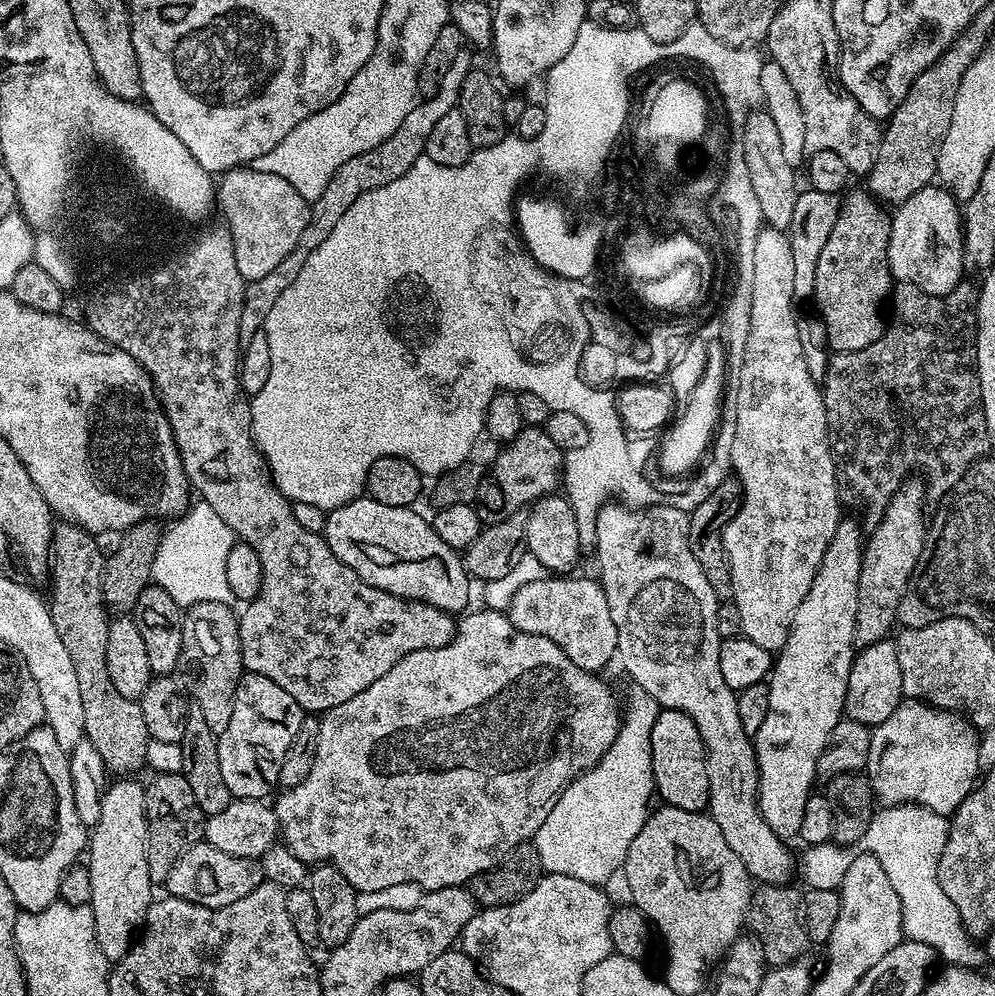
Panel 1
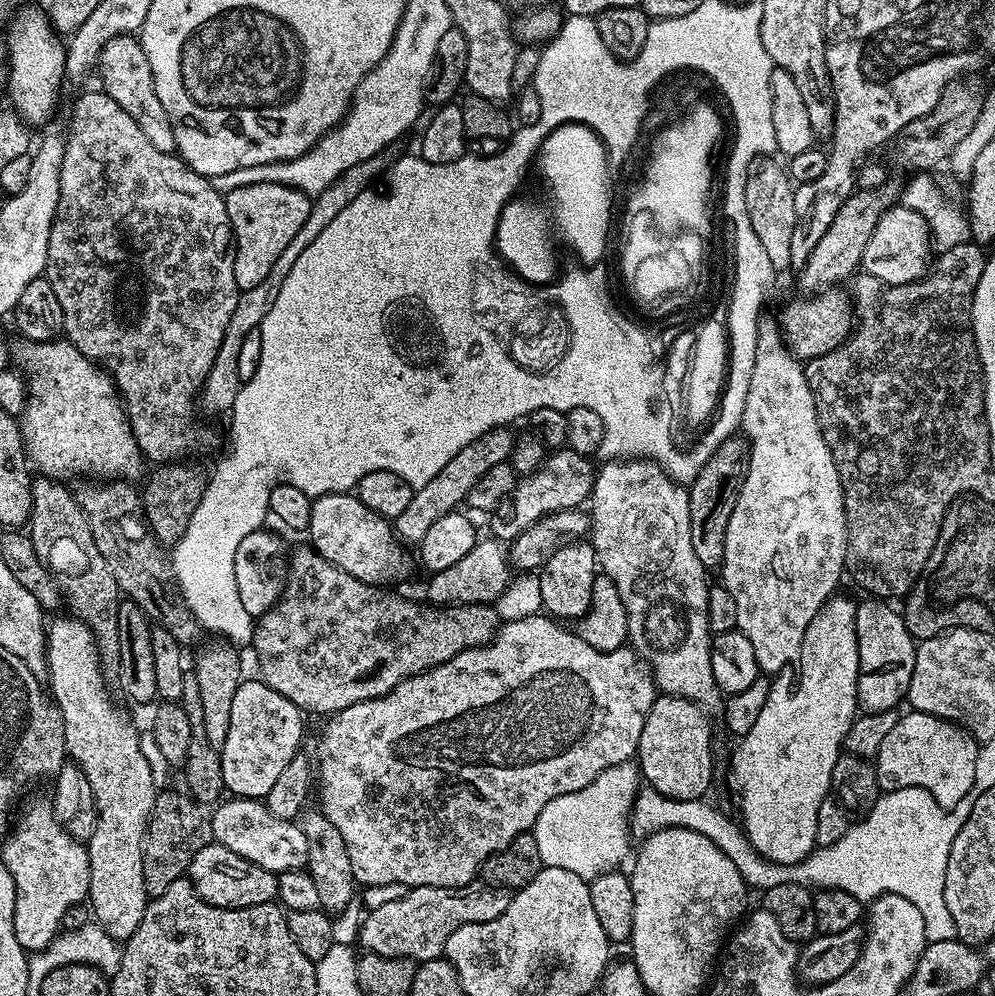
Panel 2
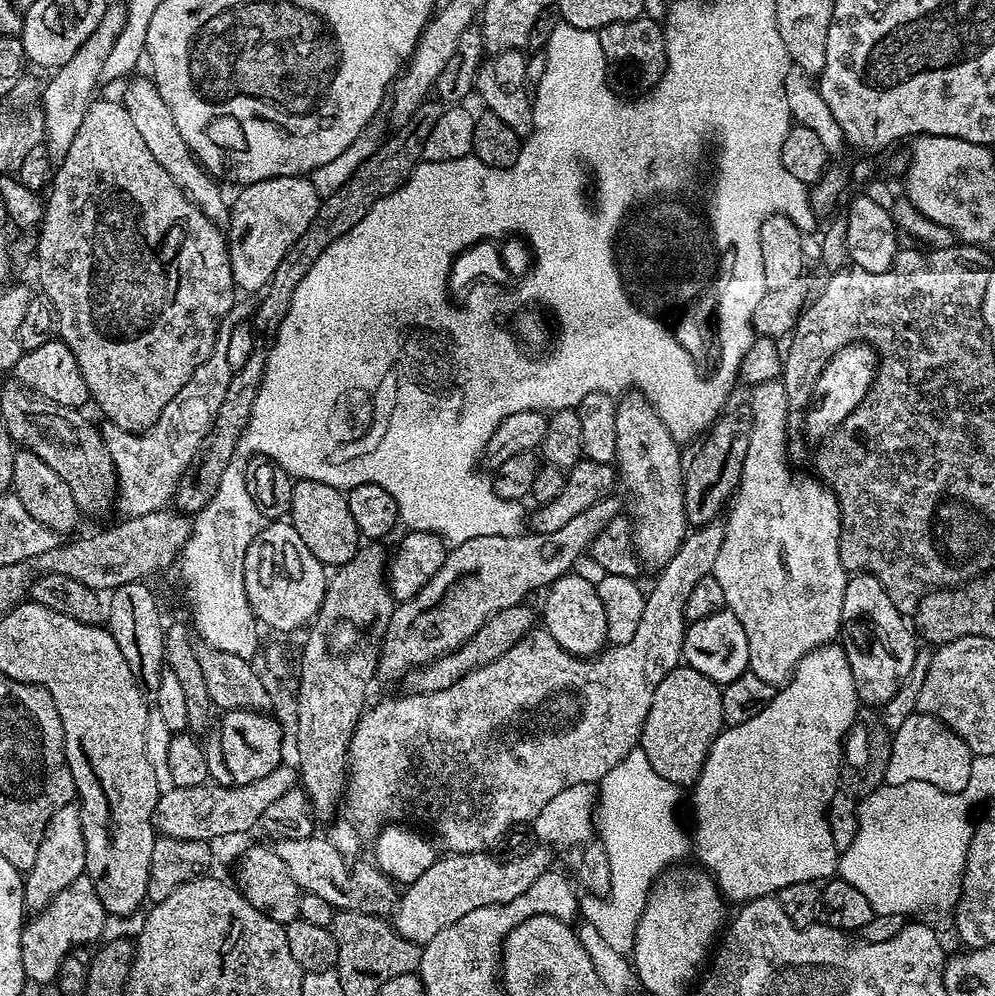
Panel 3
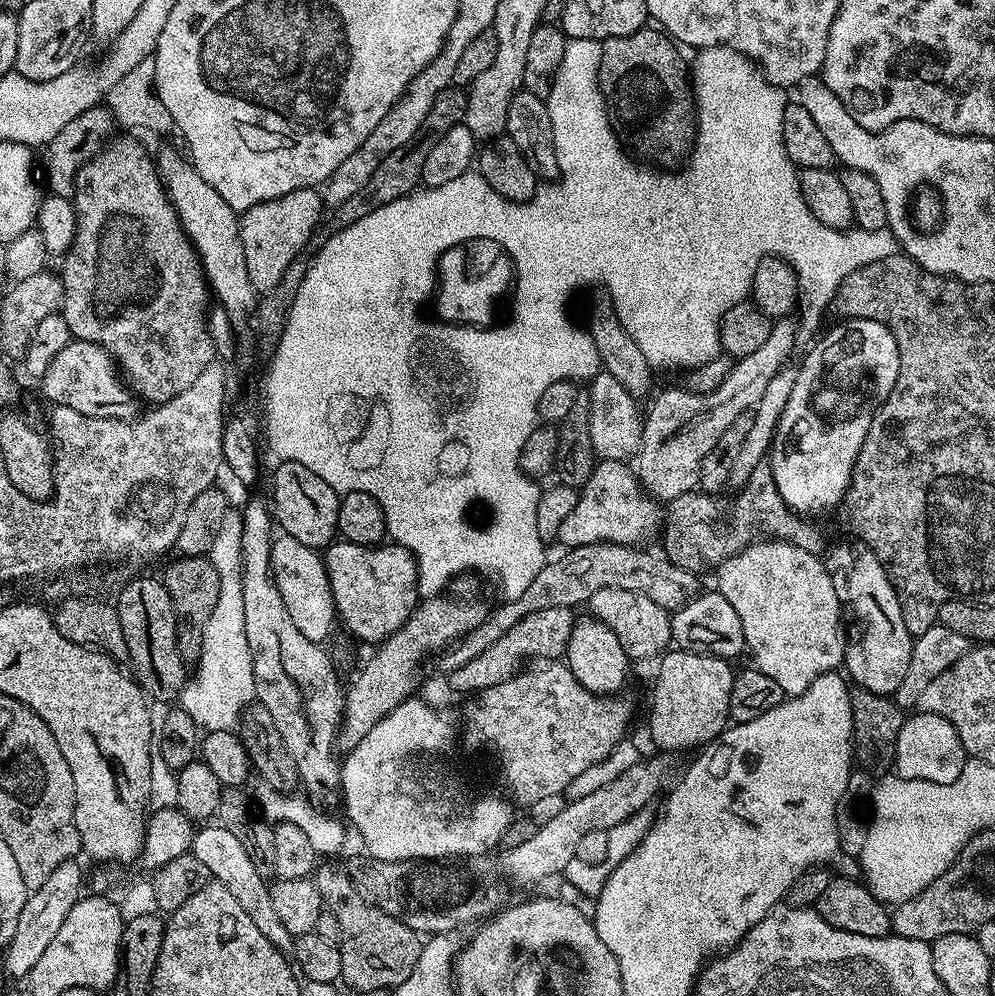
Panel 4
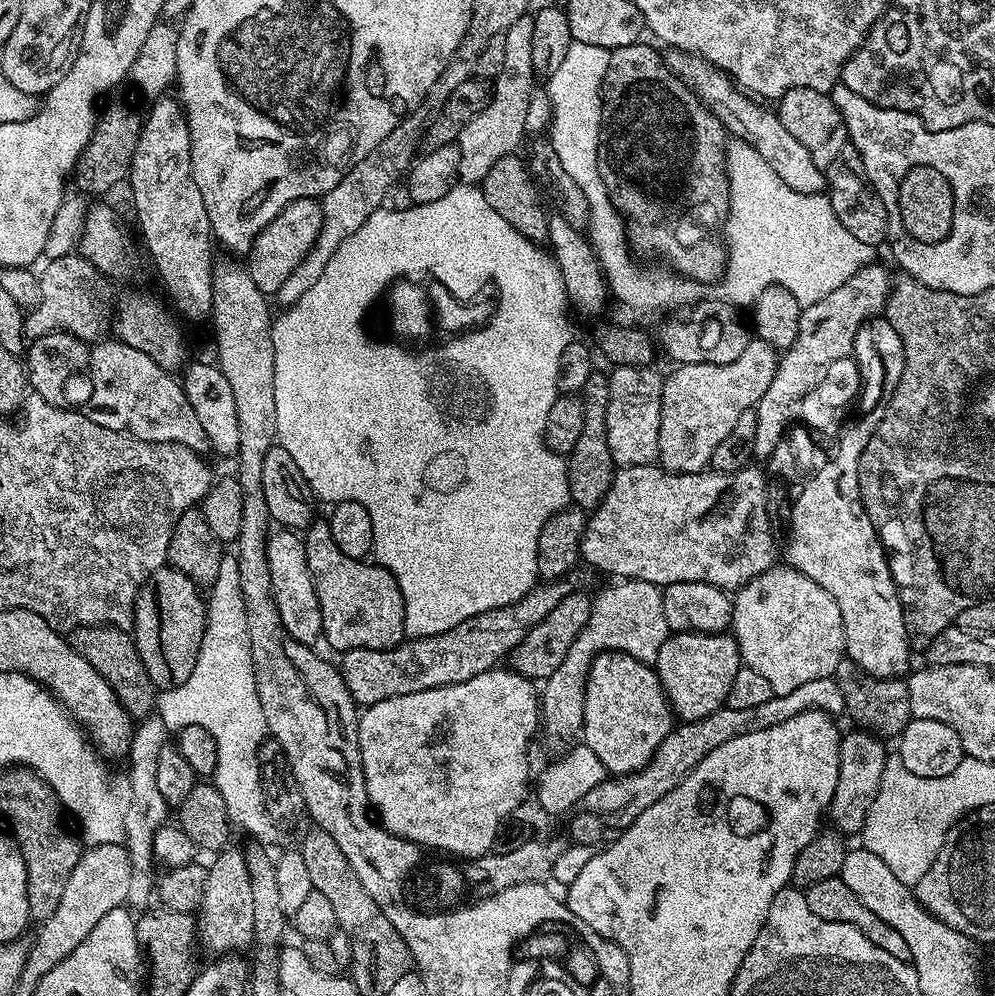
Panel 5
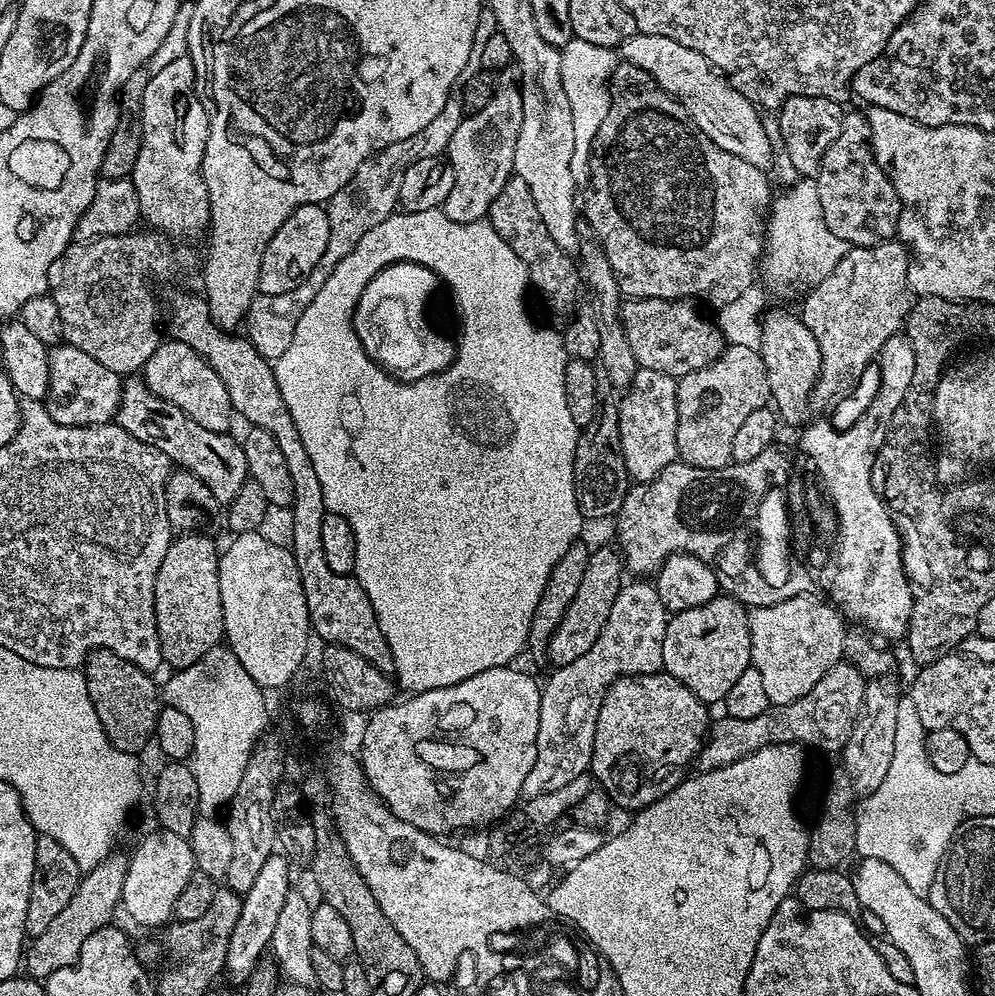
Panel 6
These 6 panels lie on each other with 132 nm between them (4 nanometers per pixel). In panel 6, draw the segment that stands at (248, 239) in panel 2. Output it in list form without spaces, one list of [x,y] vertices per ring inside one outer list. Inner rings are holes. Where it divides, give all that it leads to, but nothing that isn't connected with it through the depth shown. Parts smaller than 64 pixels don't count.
[[[318,204],[298,206],[282,226],[278,226],[278,234],[270,238],[266,250],[262,254],[262,270],[258,274],[259,295],[286,294],[286,290],[294,290],[298,282],[302,282],[318,266],[318,258],[326,250],[326,242],[330,242],[330,218],[327,207]]]

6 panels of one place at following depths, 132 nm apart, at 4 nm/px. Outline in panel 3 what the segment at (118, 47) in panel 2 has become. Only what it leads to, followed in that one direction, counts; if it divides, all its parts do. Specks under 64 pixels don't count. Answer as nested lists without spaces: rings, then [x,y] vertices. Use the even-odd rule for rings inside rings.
[[[147,75],[139,76],[128,82],[133,84],[123,85],[125,88],[122,103],[126,114],[130,114],[140,137],[145,140],[147,148],[150,149],[150,154],[154,154],[155,160],[162,165],[162,170],[166,170],[166,174],[174,178],[174,182],[188,195],[188,199],[198,206],[198,210],[202,210],[202,214],[206,214],[206,218],[210,218],[216,224],[227,225],[230,204],[227,199],[224,201],[224,192],[220,189],[223,187],[211,173],[200,167],[200,162],[190,150],[190,146],[186,146],[186,138],[182,138],[181,132],[178,131],[178,125],[170,114],[170,106],[166,106],[162,94],[158,94],[155,80]]]

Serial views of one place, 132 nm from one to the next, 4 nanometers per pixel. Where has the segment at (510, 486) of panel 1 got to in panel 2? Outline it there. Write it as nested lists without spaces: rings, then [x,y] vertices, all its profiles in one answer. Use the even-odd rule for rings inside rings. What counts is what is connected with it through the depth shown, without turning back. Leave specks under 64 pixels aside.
[[[570,447],[555,449],[541,464],[537,472],[521,475],[516,488],[510,497],[512,517],[504,524],[504,532],[508,538],[515,538],[520,532],[534,526],[544,515],[555,512],[570,512],[581,507],[580,504],[589,499],[596,481],[597,469],[592,468],[593,461],[587,456],[578,454]]]

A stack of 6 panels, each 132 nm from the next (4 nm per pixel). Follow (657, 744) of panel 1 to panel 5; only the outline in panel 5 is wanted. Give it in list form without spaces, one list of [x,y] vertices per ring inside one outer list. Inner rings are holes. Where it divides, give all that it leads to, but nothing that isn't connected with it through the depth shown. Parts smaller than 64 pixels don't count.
[[[672,632],[662,642],[654,667],[673,713],[681,721],[691,722],[727,705],[730,685],[742,661],[736,637],[728,632]]]

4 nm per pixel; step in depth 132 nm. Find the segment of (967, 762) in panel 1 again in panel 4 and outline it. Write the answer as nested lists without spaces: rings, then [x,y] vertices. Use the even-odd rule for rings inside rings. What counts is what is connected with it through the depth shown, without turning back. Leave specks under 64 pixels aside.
[[[913,711],[905,719],[902,730],[898,730],[894,772],[904,780],[949,784],[954,782],[954,778],[958,778],[958,774],[962,774],[965,759],[966,753],[962,738],[958,738],[958,730],[954,730],[954,726],[950,726],[950,722],[946,722],[946,718],[938,714]]]

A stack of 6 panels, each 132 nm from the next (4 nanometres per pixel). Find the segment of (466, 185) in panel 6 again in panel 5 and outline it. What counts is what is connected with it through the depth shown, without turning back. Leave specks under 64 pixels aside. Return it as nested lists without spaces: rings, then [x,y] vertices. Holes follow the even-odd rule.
[[[525,14],[503,33],[506,38],[506,59],[502,70],[492,80],[490,102],[486,110],[478,114],[478,118],[470,118],[470,122],[462,126],[460,136],[455,142],[460,155],[459,179],[463,183],[479,185],[486,178],[486,174],[490,174],[494,162],[498,162],[498,158],[513,155],[520,139],[526,136],[526,110],[530,107],[530,98],[534,91],[532,83],[538,80],[533,63],[533,31],[532,16]]]

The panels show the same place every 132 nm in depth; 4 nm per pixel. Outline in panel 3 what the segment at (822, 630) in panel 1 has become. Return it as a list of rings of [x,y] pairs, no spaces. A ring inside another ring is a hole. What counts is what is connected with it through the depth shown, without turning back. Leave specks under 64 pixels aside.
[[[833,642],[831,644],[824,644],[820,648],[814,649],[810,654],[806,654],[798,662],[796,671],[793,672],[791,680],[787,684],[783,685],[777,691],[776,697],[770,702],[770,706],[766,706],[766,710],[762,710],[762,714],[757,714],[754,718],[750,718],[750,722],[742,722],[738,726],[733,728],[725,727],[721,731],[720,736],[715,742],[710,746],[708,751],[708,757],[706,762],[702,766],[702,774],[696,780],[694,787],[691,789],[692,792],[692,808],[696,811],[696,836],[694,832],[694,856],[696,856],[700,861],[698,861],[699,867],[703,871],[709,873],[713,880],[716,881],[718,887],[720,887],[720,894],[724,897],[725,901],[732,902],[732,900],[740,900],[739,902],[747,902],[749,900],[757,900],[759,896],[772,896],[773,894],[779,894],[783,888],[786,886],[794,886],[794,882],[824,882],[829,878],[835,877],[838,872],[838,853],[836,847],[834,846],[834,834],[830,834],[830,822],[828,821],[828,807],[830,802],[834,798],[834,794],[841,787],[840,783],[840,766],[844,759],[844,741],[848,735],[848,731],[851,730],[853,724],[856,723],[858,719],[858,697],[856,694],[856,687],[854,686],[854,674],[852,673],[852,662],[849,653],[843,652],[839,648],[839,643]]]

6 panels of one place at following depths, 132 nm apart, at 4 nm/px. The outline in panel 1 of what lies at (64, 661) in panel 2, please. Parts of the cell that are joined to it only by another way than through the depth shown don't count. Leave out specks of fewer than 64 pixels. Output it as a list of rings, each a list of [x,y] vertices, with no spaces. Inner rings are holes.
[[[116,778],[104,789],[104,797],[100,805],[102,814],[95,828],[91,829],[86,849],[86,869],[90,876],[91,895],[87,903],[94,914],[94,930],[98,938],[98,946],[102,954],[110,962],[121,960],[131,950],[134,937],[143,925],[148,908],[154,899],[154,885],[150,878],[148,865],[148,819],[144,809],[145,785],[139,784],[136,778]]]

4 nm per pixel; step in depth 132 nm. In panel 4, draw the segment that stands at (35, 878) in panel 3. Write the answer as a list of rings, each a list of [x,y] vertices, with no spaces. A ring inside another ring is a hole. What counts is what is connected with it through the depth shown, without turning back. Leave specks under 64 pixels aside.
[[[75,859],[62,862],[62,866],[58,866],[58,870],[50,874],[50,878],[46,878],[45,884],[34,889],[24,901],[22,914],[18,914],[18,927],[14,930],[14,938],[10,938],[10,942],[2,948],[4,968],[10,975],[24,978],[30,970],[34,970],[34,962],[42,958],[42,953],[45,952],[46,946],[50,946],[54,934],[58,934],[62,922],[66,922],[66,914],[70,914],[72,907],[80,900],[80,886],[86,882],[86,878],[84,880],[76,863]]]

